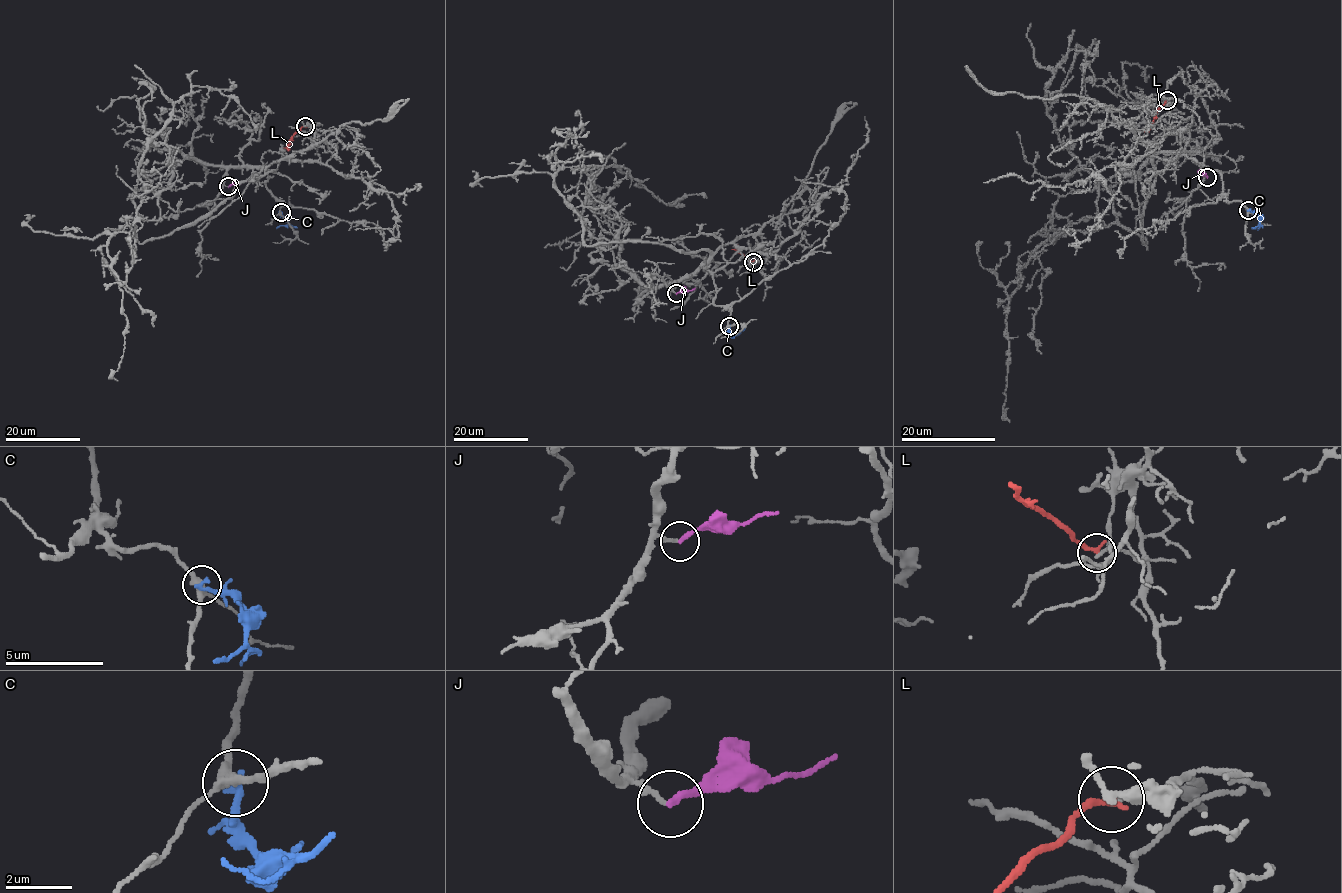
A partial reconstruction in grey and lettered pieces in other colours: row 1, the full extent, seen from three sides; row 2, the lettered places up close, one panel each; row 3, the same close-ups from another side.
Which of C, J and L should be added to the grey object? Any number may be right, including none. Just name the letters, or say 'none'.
none

